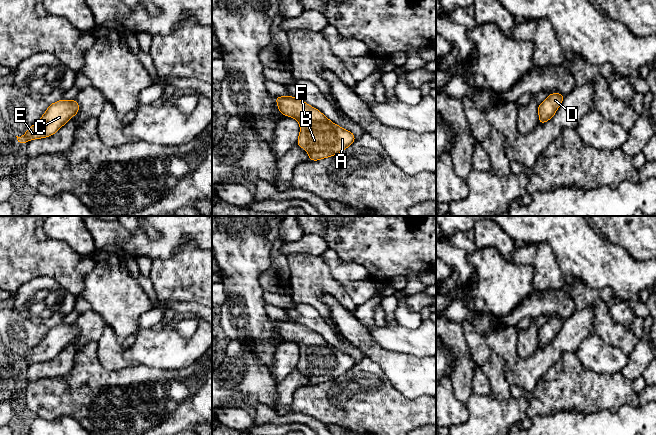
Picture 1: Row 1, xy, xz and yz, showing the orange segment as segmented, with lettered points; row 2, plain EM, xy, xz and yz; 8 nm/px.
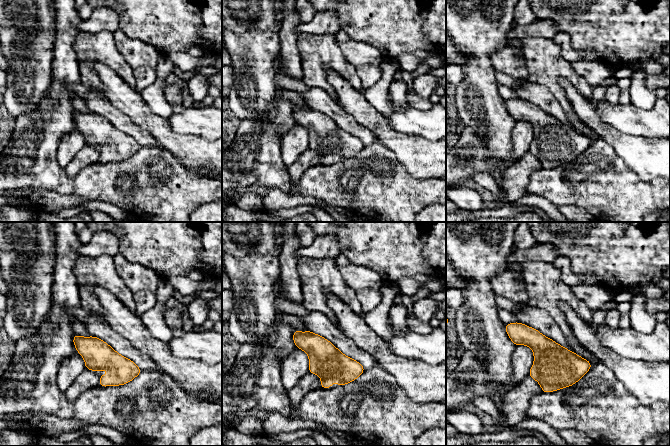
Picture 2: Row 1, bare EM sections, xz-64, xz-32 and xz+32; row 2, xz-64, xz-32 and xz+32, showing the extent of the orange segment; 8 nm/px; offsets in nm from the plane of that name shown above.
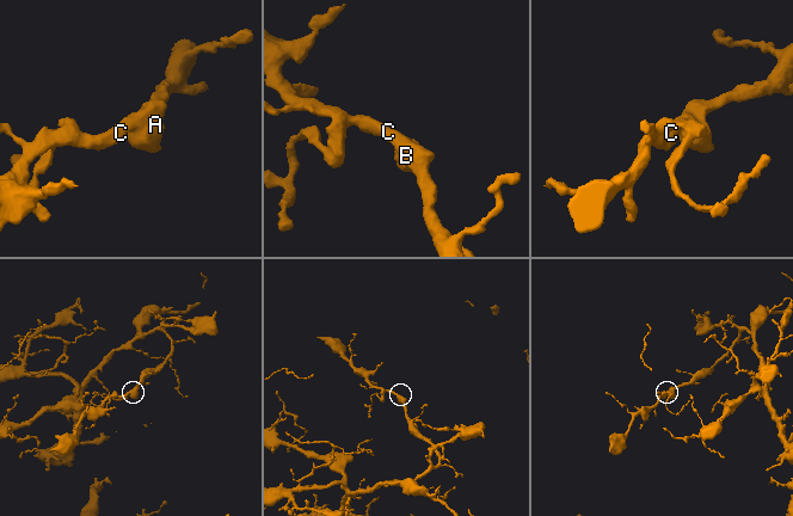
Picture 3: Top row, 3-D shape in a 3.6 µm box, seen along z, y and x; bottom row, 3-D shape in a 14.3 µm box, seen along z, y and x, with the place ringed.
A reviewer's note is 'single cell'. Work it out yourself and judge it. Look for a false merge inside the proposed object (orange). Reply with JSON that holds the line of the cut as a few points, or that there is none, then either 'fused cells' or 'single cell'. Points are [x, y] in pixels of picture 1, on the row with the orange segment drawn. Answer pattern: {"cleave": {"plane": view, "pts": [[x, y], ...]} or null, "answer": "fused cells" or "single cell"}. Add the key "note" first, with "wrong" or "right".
{"note": "right", "cleave": null, "answer": "single cell"}

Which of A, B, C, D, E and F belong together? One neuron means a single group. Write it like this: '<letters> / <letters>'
A B C D E F

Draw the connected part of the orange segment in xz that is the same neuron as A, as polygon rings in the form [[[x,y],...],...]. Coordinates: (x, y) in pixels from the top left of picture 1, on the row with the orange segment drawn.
[[[275,96],[279,111],[283,116],[289,116],[298,121],[300,133],[297,145],[302,147],[309,155],[309,160],[318,161],[327,157],[335,156],[343,152],[354,141],[355,136],[351,131],[334,124],[318,109],[293,96]]]

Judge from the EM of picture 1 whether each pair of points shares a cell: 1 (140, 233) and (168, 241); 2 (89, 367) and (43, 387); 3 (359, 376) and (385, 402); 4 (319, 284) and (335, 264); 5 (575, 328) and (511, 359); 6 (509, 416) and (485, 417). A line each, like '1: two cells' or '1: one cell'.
1: one cell
2: one cell
3: one cell
4: two cells
5: one cell
6: one cell

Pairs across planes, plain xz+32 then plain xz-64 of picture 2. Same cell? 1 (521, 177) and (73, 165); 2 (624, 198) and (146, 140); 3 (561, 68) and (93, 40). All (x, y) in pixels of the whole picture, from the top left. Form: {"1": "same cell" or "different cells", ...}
{"1": "same cell", "2": "different cells", "3": "same cell"}

